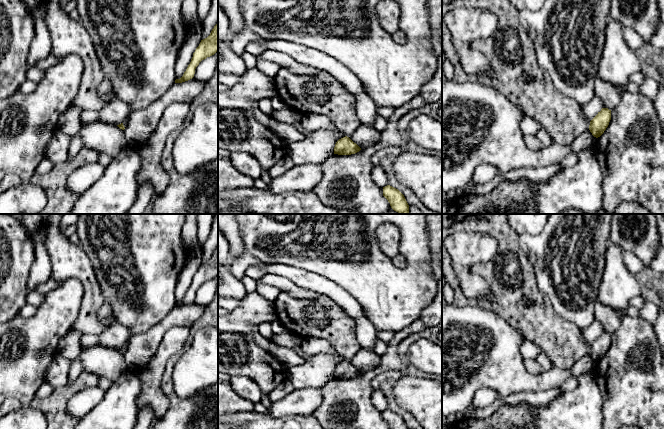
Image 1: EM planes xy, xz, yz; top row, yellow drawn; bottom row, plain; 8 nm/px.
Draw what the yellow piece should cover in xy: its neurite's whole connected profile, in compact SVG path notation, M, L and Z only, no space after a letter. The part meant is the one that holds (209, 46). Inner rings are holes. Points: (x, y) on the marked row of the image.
M218 22L212 29L210 35L201 40L183 76L180 79L176 79L175 83L182 83L192 79L199 63L207 57L214 55L216 52L218 52Z

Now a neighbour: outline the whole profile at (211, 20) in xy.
M212 0L210 11L202 25L202 40L207 38L218 23L218 0Z

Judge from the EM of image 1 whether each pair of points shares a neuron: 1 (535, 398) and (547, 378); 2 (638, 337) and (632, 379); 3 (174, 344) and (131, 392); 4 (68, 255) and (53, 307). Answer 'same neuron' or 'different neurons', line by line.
1: different neurons
2: same neuron
3: different neurons
4: different neurons

